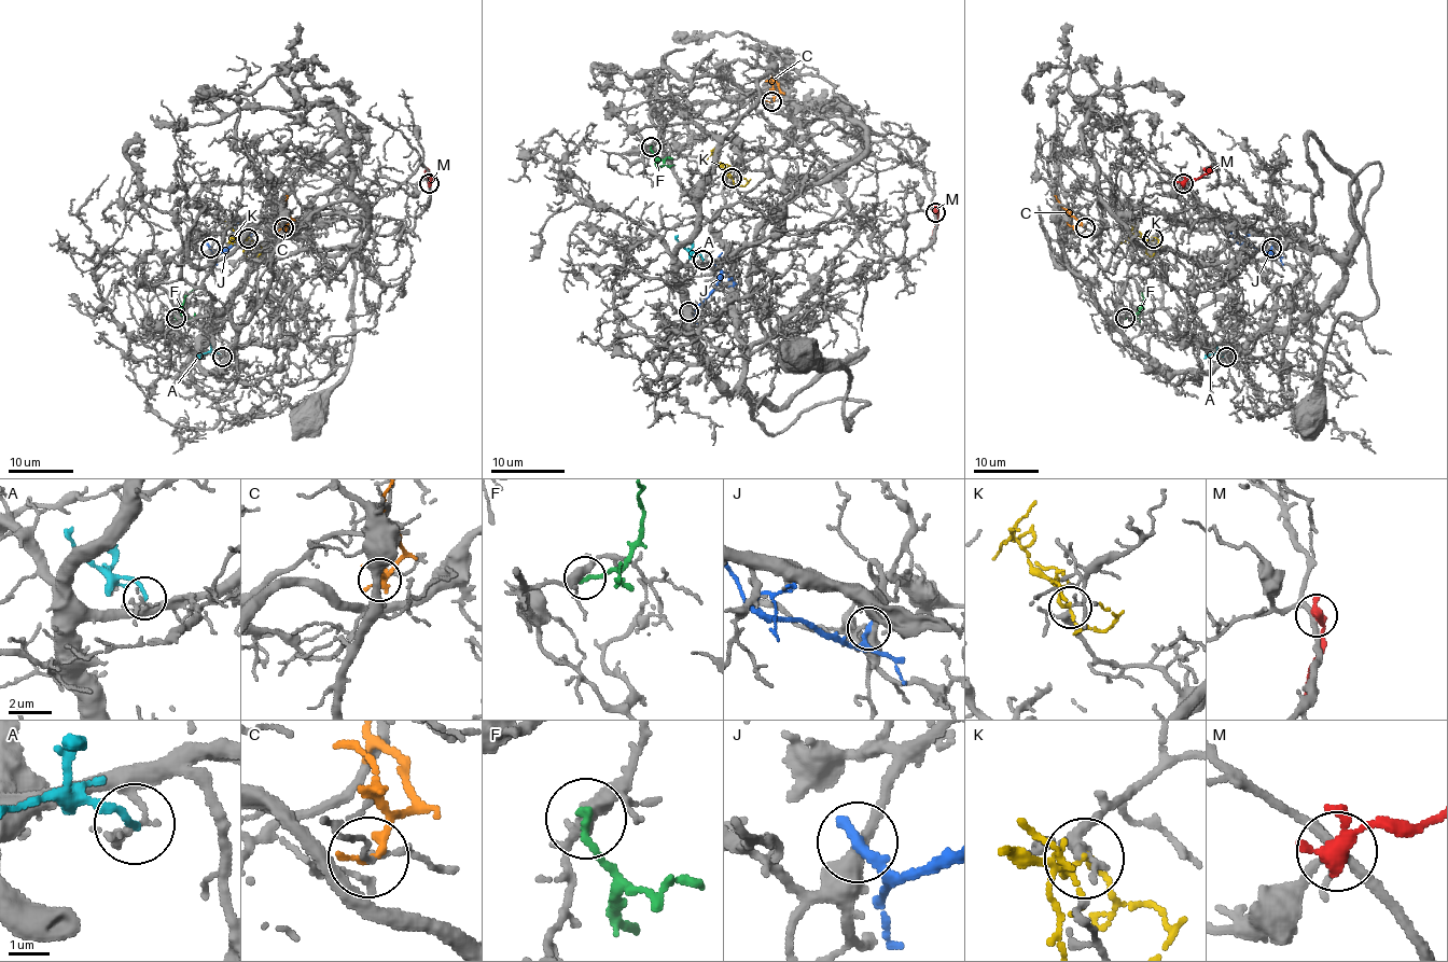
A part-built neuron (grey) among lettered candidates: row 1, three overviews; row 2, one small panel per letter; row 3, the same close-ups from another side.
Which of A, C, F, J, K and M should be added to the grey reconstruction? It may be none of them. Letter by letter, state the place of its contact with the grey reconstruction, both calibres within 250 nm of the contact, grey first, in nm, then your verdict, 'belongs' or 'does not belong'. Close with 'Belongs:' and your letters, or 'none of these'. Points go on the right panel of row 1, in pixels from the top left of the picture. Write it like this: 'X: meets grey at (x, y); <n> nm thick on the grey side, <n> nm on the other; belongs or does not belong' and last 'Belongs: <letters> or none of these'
A: meets grey at (1226, 357); 160 nm thick on the grey side, 170 nm on the other; does not belong
C: meets grey at (1085, 227); 120 nm thick on the grey side, 240 nm on the other; does not belong
F: meets grey at (1125, 318); 320 nm thick on the grey side, 190 nm on the other; does not belong
J: meets grey at (1271, 248); 360 nm thick on the grey side, 360 nm on the other; does not belong
K: meets grey at (1153, 238); 260 nm thick on the grey side, 140 nm on the other; does not belong
M: meets grey at (1183, 183); 200 nm thick on the grey side, 340 nm on the other; does not belong
Belongs: none of these

